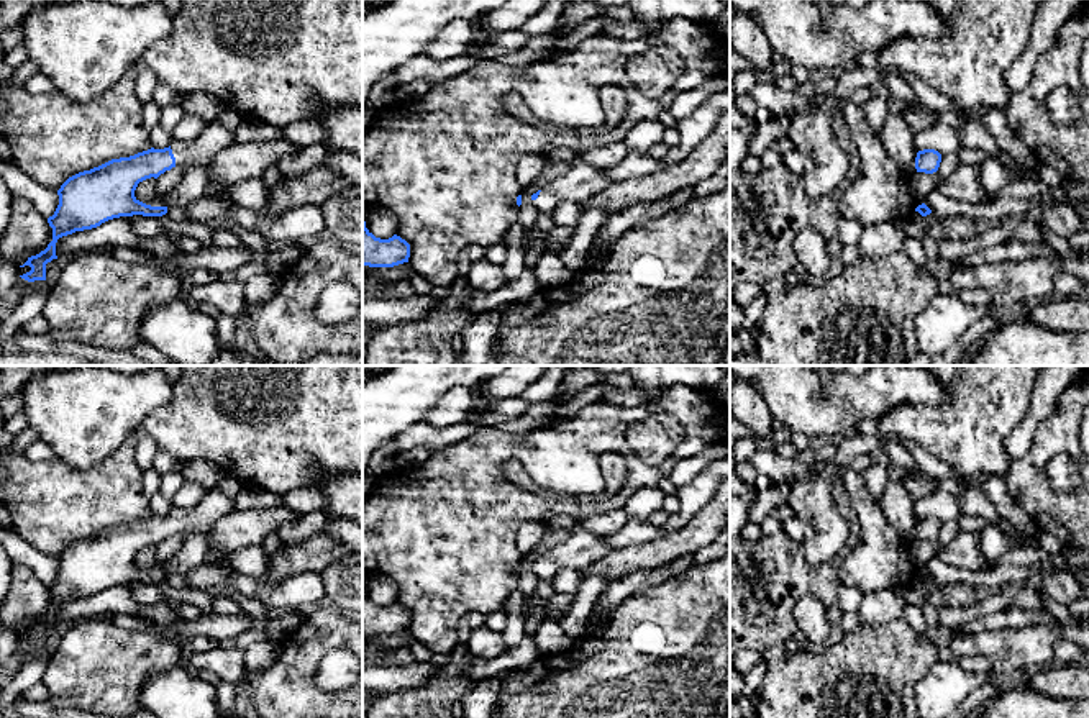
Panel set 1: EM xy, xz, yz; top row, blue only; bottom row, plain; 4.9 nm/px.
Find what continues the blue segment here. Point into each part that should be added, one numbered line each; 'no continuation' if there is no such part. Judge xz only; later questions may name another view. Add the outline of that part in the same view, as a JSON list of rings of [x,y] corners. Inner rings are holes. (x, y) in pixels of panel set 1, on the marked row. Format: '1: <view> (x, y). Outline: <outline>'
1: xz (581, 181). Outline: [[[581,154],[569,159],[567,170],[546,184],[531,203],[543,213],[553,213],[559,202],[582,203],[589,197],[604,192],[613,182],[607,170],[586,162]]]

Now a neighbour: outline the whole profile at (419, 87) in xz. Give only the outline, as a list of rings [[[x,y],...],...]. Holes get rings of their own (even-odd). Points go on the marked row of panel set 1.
[[[417,79],[413,82],[405,84],[400,89],[400,100],[412,100],[425,95],[431,87],[431,82],[425,79]]]

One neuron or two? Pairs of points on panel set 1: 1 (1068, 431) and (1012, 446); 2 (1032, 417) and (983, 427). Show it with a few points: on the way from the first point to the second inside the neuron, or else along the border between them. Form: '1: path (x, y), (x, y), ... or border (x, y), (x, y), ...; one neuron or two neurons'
1: border (1053, 410), (1037, 427), (1030, 446), (1012, 463); two neurons
2: border (1035, 382), (1027, 413), (1004, 441), (1009, 454); two neurons

